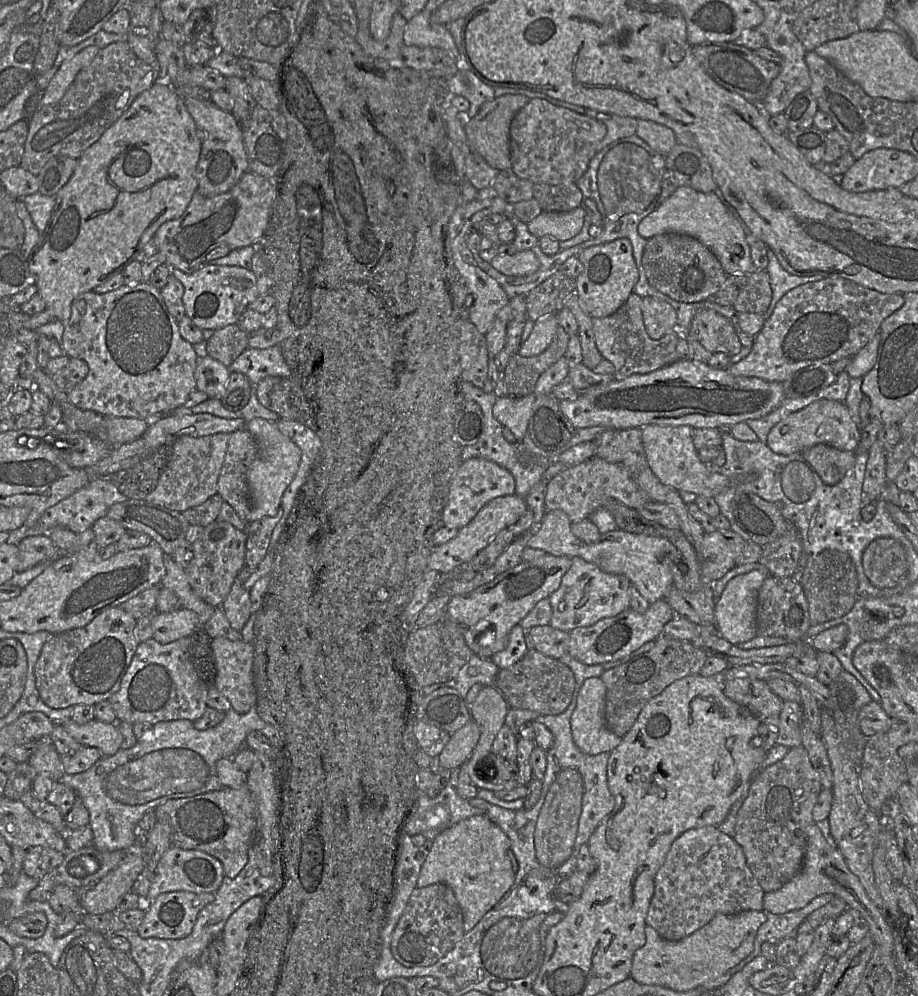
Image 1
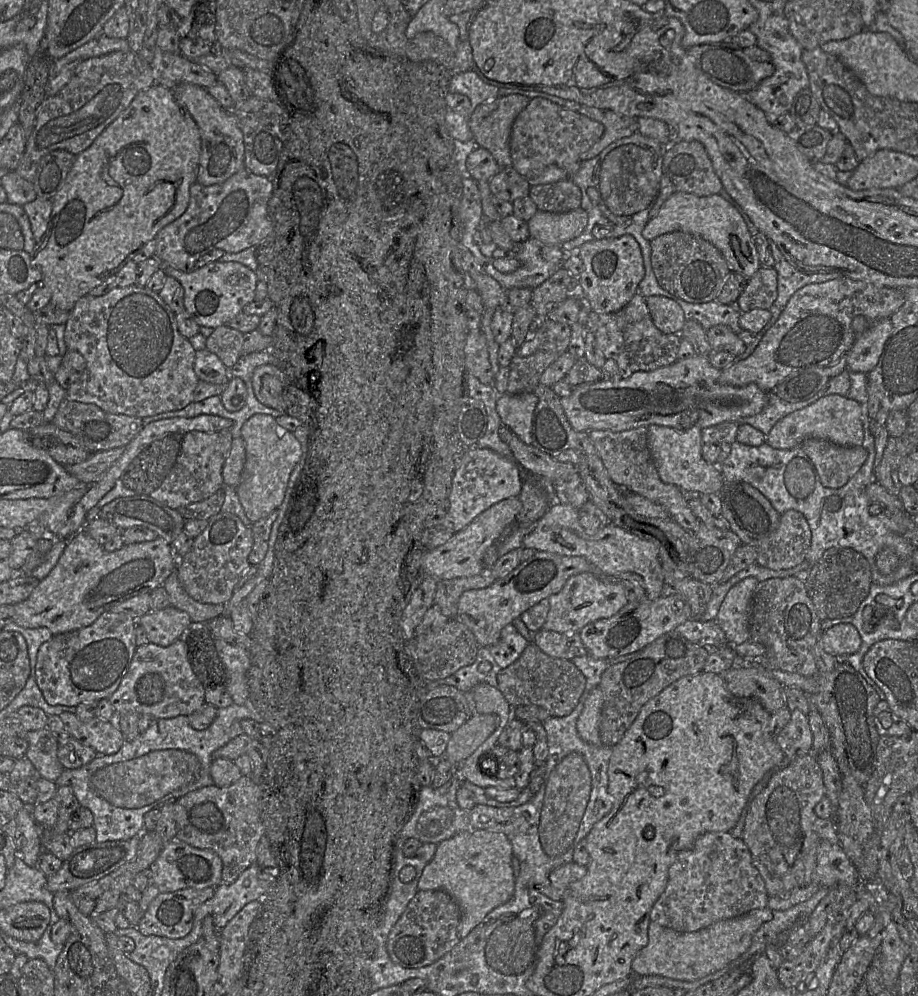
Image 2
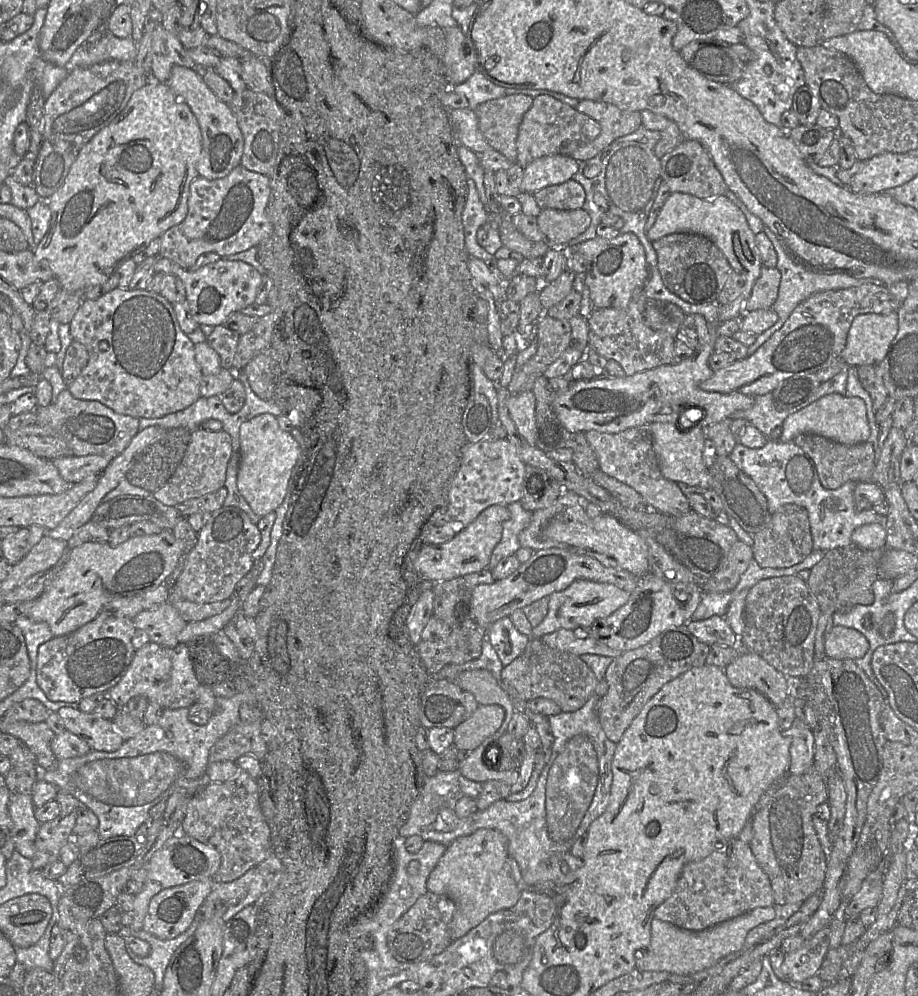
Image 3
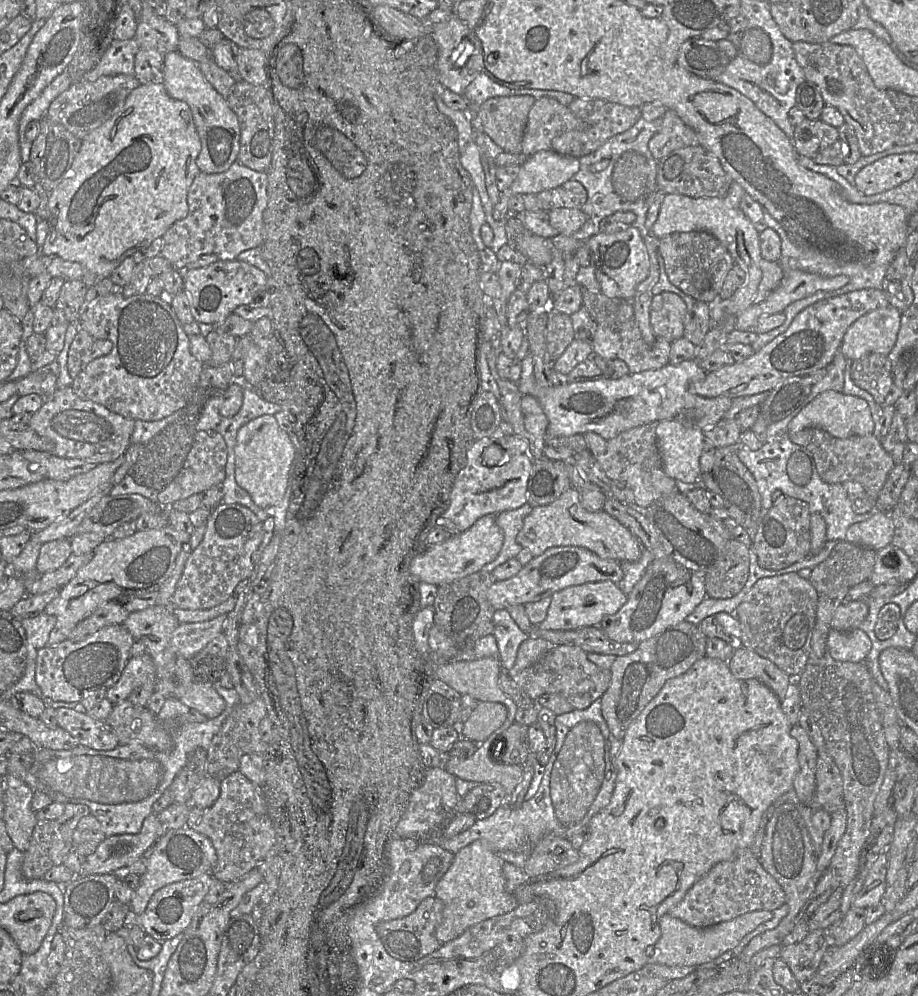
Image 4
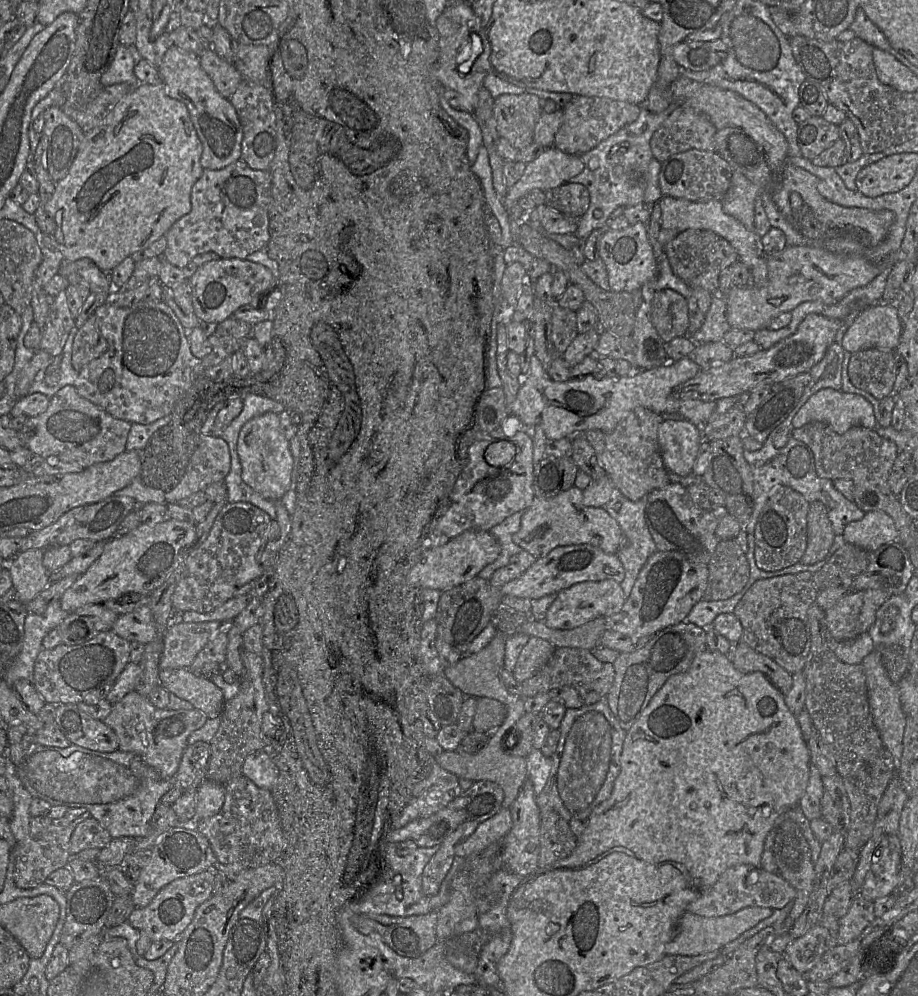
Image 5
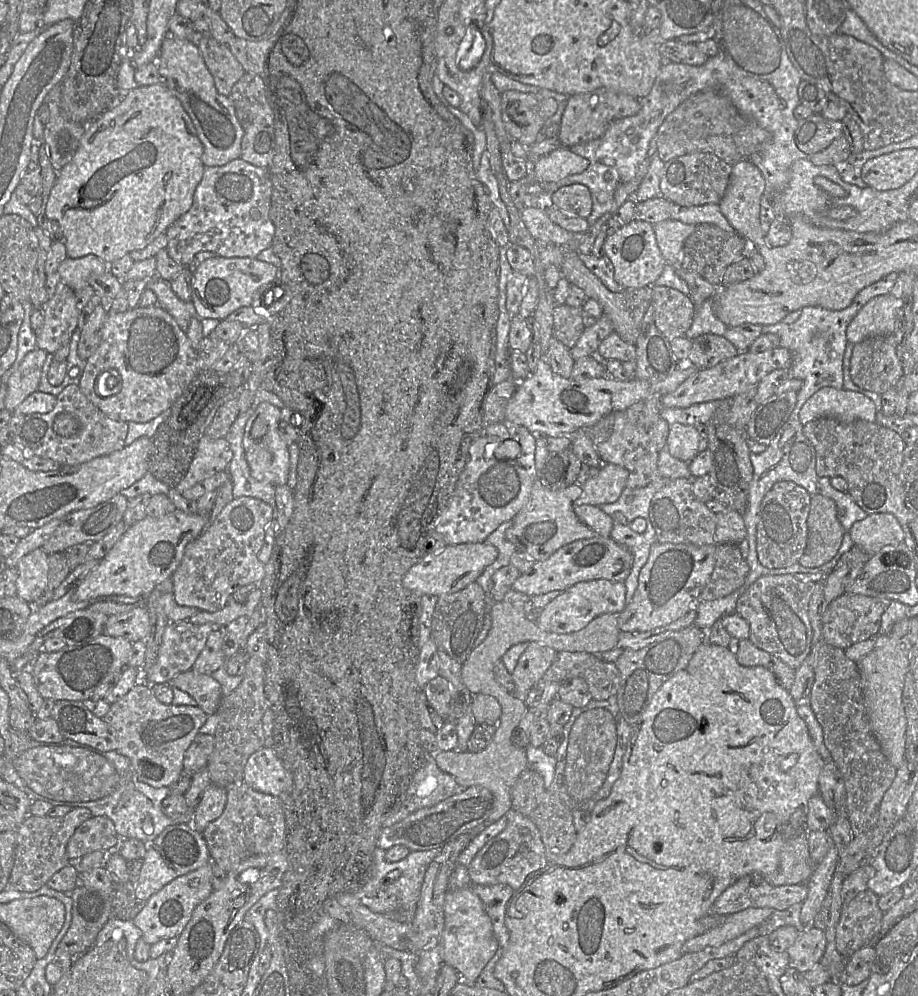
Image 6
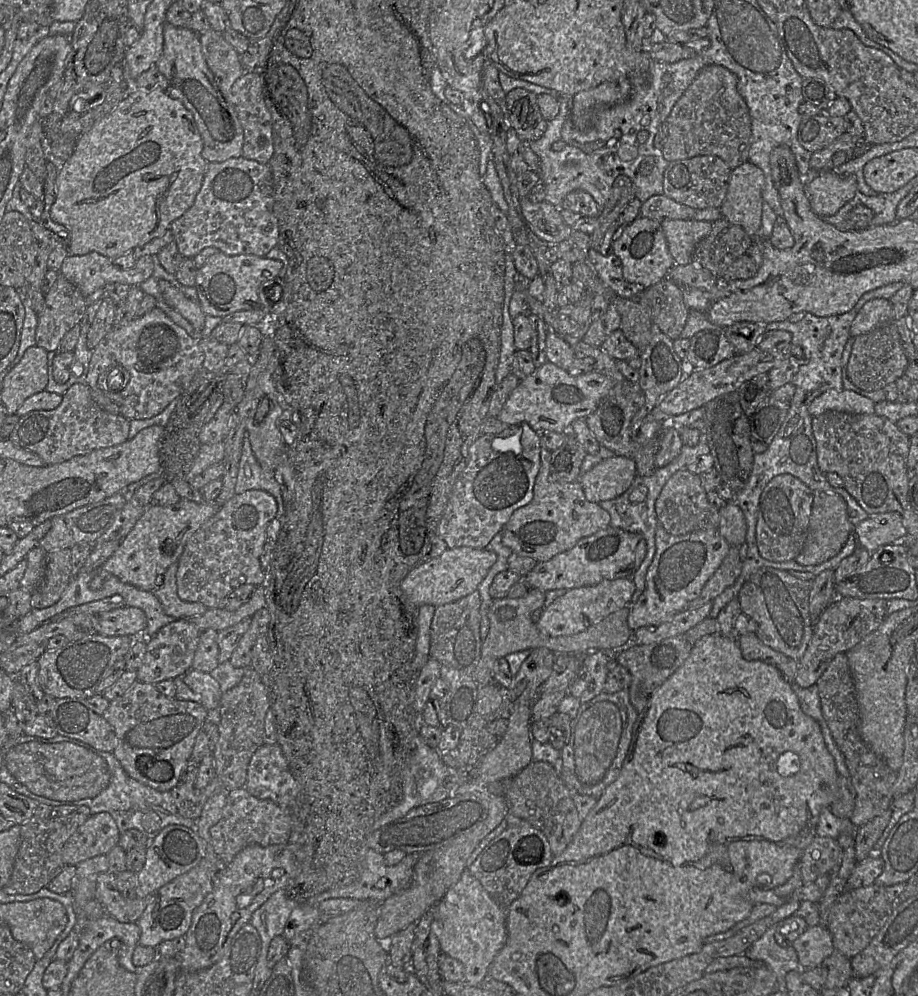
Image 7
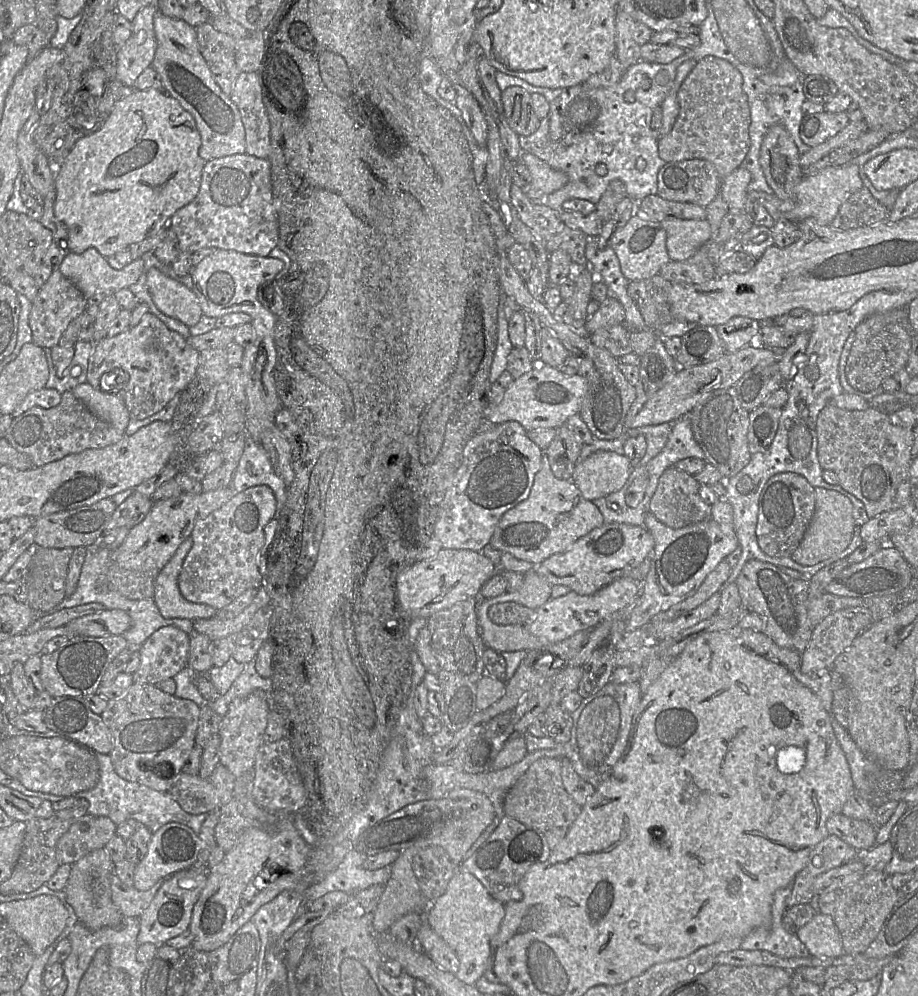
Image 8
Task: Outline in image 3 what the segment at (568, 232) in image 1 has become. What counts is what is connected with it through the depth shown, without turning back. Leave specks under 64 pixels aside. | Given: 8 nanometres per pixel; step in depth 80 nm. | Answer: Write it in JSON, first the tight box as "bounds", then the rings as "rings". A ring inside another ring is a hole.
{"bounds":[537,210,591,247],"rings":[[[542,210],[537,223],[545,240],[553,247],[565,245],[583,234],[591,223],[590,215],[584,210]]]}

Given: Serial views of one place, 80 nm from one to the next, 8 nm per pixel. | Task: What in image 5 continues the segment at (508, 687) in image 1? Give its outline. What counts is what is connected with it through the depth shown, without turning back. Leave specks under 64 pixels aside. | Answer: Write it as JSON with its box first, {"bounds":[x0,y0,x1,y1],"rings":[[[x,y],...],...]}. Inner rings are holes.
{"bounds":[521,648,614,705],"rings":[[[556,648],[549,661],[534,676],[521,683],[522,697],[528,698],[551,689],[570,686],[577,690],[584,705],[591,705],[606,697],[614,678],[613,664],[599,661],[591,651],[581,648]]]}

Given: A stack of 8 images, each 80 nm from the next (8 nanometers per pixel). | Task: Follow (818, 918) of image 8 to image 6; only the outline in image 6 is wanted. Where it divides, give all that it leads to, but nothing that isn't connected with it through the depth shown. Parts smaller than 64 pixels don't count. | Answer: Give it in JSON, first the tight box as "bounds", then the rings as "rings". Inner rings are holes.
{"bounds":[785,926,826,974],"rings":[[[815,926],[802,930],[795,942],[785,950],[789,954],[790,965],[803,974],[813,969],[820,963],[826,944],[823,930]]]}

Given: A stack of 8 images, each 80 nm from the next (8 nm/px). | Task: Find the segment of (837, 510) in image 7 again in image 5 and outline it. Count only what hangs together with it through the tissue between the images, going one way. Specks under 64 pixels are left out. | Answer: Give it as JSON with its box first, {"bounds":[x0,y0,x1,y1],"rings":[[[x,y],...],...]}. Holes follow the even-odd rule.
{"bounds":[800,501,835,565],"rings":[[[820,501],[810,503],[807,515],[807,548],[800,562],[812,565],[823,560],[835,537],[826,506]]]}

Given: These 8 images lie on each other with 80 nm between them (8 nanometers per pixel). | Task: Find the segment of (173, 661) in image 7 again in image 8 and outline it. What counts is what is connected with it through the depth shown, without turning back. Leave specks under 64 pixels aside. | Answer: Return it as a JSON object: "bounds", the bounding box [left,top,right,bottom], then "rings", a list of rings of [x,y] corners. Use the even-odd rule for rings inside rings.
{"bounds":[133,626,190,684],"rings":[[[165,626],[151,634],[140,646],[140,664],[133,681],[156,684],[173,678],[187,666],[190,635],[175,626]]]}

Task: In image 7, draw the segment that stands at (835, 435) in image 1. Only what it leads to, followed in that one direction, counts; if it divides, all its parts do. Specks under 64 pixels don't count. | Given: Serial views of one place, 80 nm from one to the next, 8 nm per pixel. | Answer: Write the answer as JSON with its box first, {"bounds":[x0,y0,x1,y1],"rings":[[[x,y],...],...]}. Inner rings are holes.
{"bounds":[809,390,875,417],"rings":[[[828,390],[816,397],[809,406],[809,413],[817,417],[827,411],[849,414],[874,414],[875,403],[869,398],[860,396],[853,391]]]}

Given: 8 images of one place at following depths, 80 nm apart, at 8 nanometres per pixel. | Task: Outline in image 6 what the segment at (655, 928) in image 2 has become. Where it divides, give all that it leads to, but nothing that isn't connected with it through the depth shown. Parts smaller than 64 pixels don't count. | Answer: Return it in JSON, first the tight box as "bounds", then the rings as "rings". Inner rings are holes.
{"bounds":[682,907,775,954],"rings":[[[749,907],[725,915],[723,922],[706,932],[688,939],[682,946],[684,954],[697,952],[709,946],[719,946],[753,927],[760,925],[775,910],[770,907]]]}

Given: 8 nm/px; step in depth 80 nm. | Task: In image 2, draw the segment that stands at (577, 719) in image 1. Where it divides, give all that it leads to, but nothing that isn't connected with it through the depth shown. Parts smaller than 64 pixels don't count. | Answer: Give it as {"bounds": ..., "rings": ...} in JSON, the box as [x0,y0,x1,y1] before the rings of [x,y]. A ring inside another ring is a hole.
{"bounds":[576,686,604,746],"rings":[[[600,686],[592,689],[585,699],[583,710],[576,724],[580,737],[596,746],[603,745],[600,736],[600,716],[603,700],[604,696]]]}

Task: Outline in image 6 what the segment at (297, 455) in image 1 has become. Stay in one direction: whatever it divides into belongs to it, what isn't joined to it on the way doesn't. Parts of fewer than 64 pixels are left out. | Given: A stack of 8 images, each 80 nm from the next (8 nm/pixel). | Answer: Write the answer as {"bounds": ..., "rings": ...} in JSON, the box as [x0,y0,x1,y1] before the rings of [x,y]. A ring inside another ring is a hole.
{"bounds":[242,402,290,486],"rings":[[[267,402],[259,404],[248,419],[242,445],[250,473],[261,482],[281,486],[288,483],[290,456],[289,445],[280,433],[281,409]]]}

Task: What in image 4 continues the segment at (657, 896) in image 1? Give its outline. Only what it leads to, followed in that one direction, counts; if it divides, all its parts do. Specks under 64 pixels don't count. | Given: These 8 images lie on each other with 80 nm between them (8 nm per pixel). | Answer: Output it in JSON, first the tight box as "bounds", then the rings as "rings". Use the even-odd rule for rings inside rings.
{"bounds":[668,848,785,928],"rings":[[[745,848],[739,849],[733,859],[716,864],[668,914],[691,926],[704,928],[755,910],[774,911],[785,902],[781,885],[764,869],[753,851]]]}

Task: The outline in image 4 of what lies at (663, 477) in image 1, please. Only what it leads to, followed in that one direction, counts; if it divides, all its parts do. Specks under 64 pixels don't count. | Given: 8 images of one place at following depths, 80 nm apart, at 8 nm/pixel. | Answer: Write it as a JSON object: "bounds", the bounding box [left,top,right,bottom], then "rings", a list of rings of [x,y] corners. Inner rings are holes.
{"bounds":[655,420,704,483],"rings":[[[663,420],[657,423],[655,432],[665,473],[685,483],[701,482],[699,461],[704,430],[687,427],[677,420]]]}

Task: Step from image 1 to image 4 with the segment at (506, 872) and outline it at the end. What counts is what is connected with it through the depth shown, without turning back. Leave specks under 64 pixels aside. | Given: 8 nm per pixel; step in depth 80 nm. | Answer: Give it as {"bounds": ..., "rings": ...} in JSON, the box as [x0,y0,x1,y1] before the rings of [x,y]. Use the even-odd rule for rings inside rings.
{"bounds":[435,840,519,944],"rings":[[[475,840],[455,854],[451,866],[435,888],[435,897],[444,904],[443,918],[435,932],[441,944],[450,942],[470,927],[510,912],[519,905],[515,895],[506,890],[503,863],[504,860],[480,840]]]}

